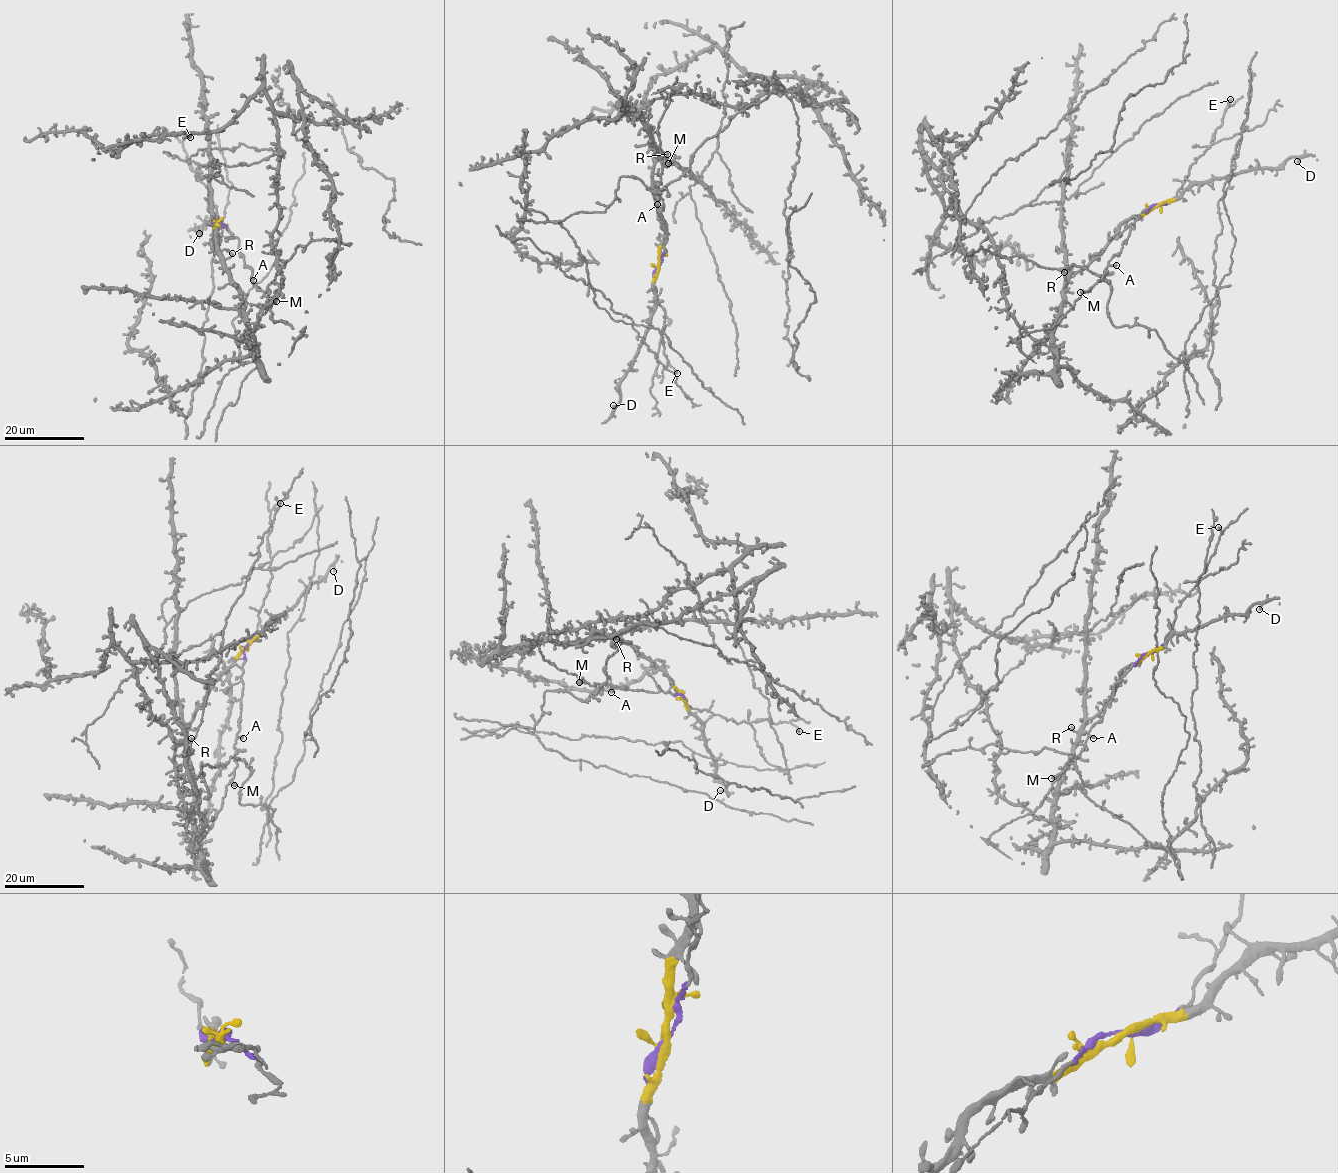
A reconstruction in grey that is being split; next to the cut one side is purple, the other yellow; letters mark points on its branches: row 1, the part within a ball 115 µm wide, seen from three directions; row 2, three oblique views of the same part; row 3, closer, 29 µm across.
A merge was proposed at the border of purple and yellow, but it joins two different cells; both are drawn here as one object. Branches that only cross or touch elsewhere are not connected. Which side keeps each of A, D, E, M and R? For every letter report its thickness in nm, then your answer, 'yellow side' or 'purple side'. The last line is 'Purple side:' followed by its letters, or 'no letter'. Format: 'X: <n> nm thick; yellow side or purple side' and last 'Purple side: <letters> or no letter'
A: 360 nm thick; purple side
D: 220 nm thick; yellow side
E: 280 nm thick; purple side
M: 480 nm thick; purple side
R: 340 nm thick; yellow side
Purple side: A, E, M

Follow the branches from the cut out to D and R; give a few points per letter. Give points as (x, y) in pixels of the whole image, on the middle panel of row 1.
D: (659, 264), (650, 321), (619, 383), (619, 402), (613, 408), (613, 405)
R: (659, 264), (664, 225), (651, 190), (652, 178), (660, 152), (668, 154)

